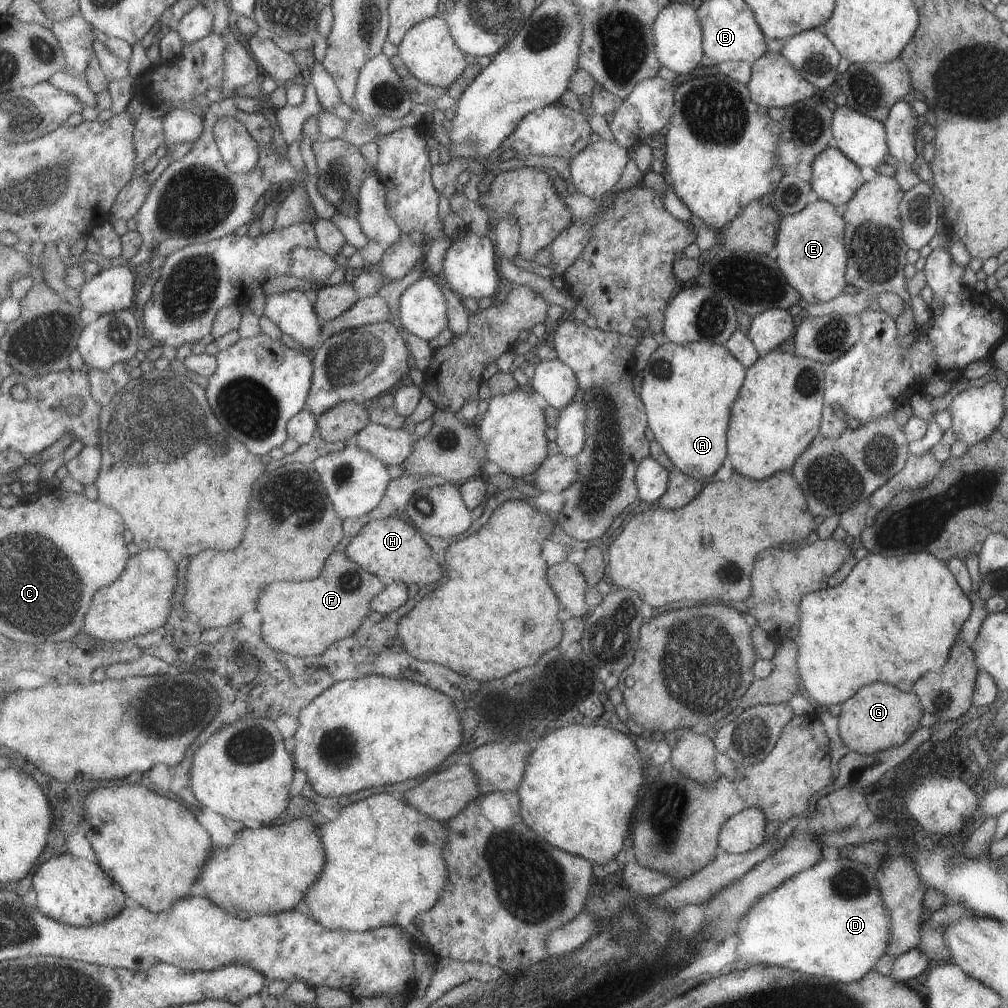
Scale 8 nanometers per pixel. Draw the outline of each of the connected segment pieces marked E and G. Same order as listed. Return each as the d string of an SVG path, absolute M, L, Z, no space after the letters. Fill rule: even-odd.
M815 199L800 212L783 215L779 220L779 230L773 258L786 283L793 288L807 305L828 302L843 293L847 254L843 246L844 222L833 204Z
M889 684L861 686L840 708L838 732L841 741L849 751L865 755L903 744L916 731L923 714L917 696L900 692Z

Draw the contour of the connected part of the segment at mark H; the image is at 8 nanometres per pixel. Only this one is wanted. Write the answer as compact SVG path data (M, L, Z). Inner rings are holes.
M406 517L372 520L359 530L345 552L351 562L387 581L418 586L439 583L443 578L443 568L437 562L433 548L427 544L421 533Z

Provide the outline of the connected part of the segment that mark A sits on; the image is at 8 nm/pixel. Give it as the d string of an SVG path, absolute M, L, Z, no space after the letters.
M670 341L658 346L647 358L641 371L640 400L644 405L647 428L654 441L661 446L675 470L700 480L709 478L726 458L726 431L731 404L737 399L737 390L743 384L746 369L729 354L723 345L703 345L689 342L676 344Z

